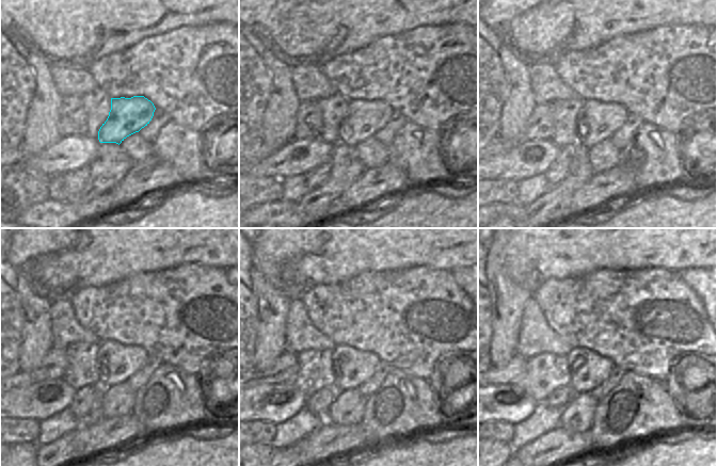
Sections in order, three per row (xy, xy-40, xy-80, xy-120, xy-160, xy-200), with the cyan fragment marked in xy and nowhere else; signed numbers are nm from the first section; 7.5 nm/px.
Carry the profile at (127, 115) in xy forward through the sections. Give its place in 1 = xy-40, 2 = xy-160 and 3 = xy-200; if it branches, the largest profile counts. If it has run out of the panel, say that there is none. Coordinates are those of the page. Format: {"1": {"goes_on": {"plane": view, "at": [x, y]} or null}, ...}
{"1": {"goes_on": {"plane": "xy-40", "at": [365, 117]}}, "2": {"goes_on": {"plane": "xy-160", "at": [352, 367]}}, "3": {"goes_on": {"plane": "xy-200", "at": [588, 370]}}}

